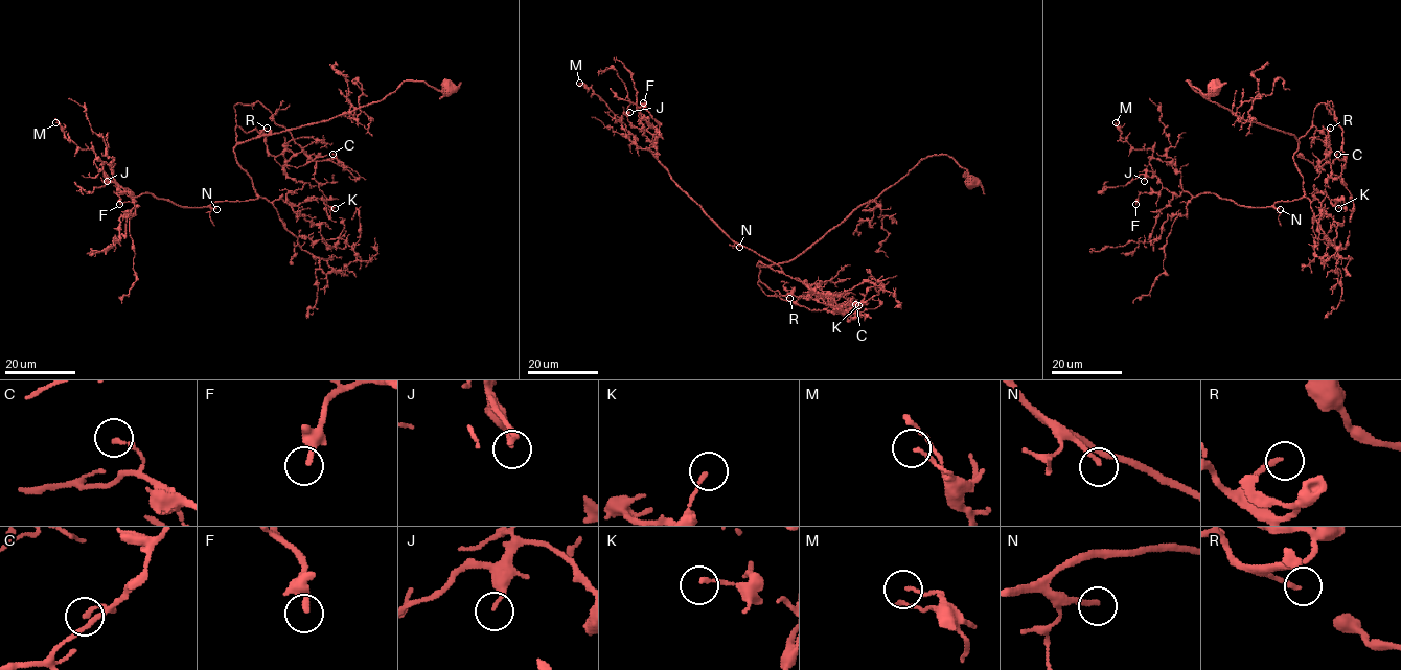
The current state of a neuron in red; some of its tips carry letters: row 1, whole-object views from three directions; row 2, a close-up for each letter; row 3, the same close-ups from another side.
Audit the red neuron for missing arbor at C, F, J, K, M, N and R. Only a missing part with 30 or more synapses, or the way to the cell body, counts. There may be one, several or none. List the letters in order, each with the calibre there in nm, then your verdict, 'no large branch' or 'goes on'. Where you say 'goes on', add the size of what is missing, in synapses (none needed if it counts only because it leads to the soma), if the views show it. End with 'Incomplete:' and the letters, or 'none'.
C: calibre 160 nm; no large branch
F: calibre 280 nm; goes on; 70 synapses
J: calibre 130 nm; no large branch
K: calibre 150 nm; no large branch
M: calibre 120 nm; no large branch
N: calibre 180 nm; goes on; 110 synapses
R: calibre 170 nm; goes on; 140 synapses
Incomplete: F, N, R

